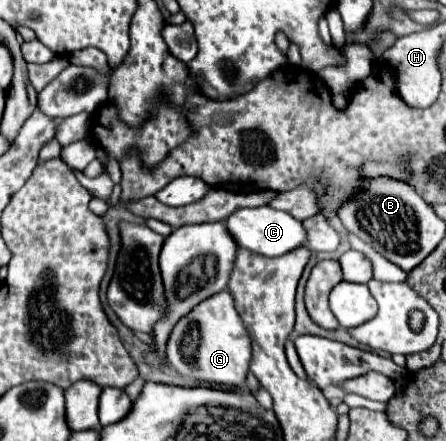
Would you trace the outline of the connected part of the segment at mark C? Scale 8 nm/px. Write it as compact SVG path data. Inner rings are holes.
M271 206L237 210L231 214L231 218L225 220L225 224L241 248L247 248L247 250L263 254L263 256L283 256L283 254L307 244L307 230L305 230L303 222L293 218L291 214L275 210Z

